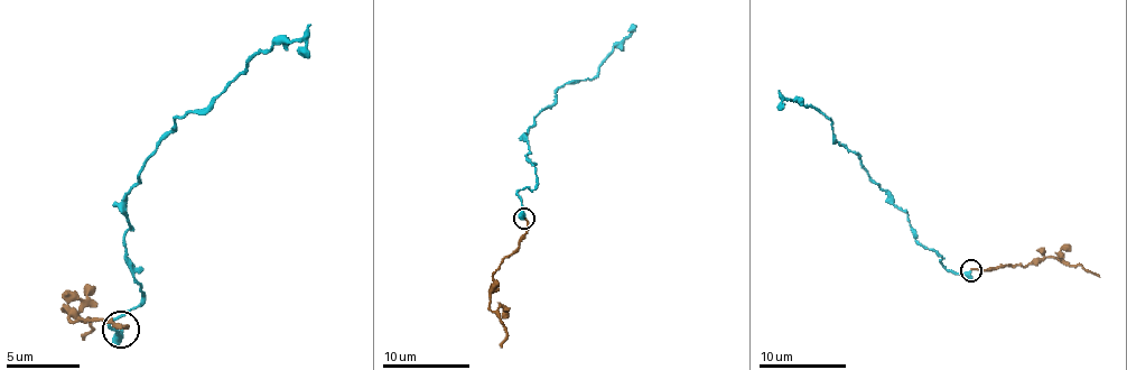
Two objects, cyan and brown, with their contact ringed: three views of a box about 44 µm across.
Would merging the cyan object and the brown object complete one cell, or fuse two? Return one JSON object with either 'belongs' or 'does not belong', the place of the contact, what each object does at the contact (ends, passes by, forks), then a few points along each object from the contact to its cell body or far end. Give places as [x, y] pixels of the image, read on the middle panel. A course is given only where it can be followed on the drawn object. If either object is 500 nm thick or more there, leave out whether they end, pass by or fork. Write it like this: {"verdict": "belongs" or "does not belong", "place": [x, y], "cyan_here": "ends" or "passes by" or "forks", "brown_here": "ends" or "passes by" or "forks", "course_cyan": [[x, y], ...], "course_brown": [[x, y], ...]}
{"verdict": "belongs", "place": [523, 218], "cyan_here": "passes by", "brown_here": "ends", "course_cyan": [[523, 219], [519, 194], [534, 187], [537, 175], [525, 157], [528, 129], [560, 88], [590, 81], [636, 26]], "course_brown": [[525, 219], [528, 233], [493, 276], [491, 308], [503, 327], [505, 339], [501, 348]]}

